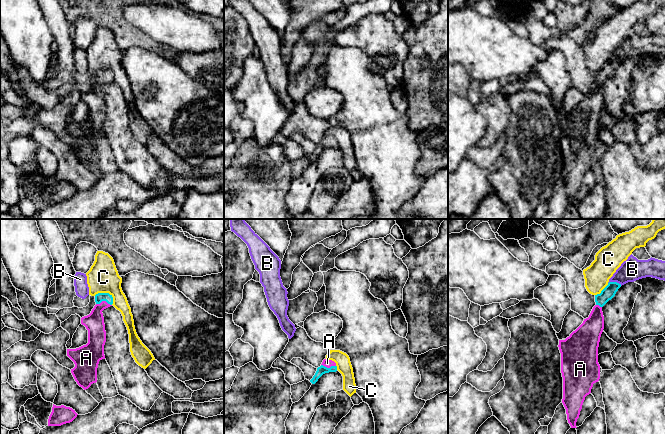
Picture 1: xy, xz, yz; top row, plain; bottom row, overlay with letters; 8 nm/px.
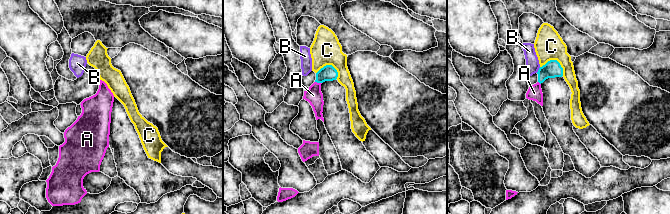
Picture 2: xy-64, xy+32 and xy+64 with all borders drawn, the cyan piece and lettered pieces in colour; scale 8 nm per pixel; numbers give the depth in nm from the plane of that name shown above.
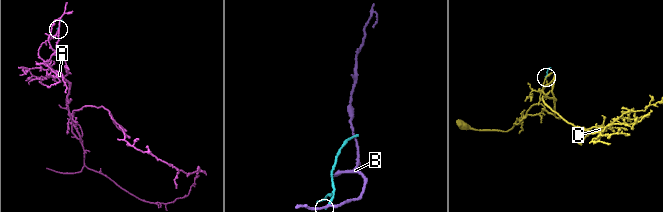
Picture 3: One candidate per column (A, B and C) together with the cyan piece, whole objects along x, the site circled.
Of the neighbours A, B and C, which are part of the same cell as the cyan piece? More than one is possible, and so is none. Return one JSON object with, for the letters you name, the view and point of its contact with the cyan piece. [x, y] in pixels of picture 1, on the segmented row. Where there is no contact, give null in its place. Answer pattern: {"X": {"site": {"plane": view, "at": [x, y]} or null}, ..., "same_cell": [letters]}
{"A": {"site": {"plane": "xy", "at": [104, 300]}}, "same_cell": ["A"]}

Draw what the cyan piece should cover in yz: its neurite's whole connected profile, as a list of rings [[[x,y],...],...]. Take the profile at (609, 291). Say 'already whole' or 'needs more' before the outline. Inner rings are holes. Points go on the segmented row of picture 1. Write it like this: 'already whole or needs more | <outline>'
needs more | [[[609,282],[600,294],[595,295],[596,305],[589,317],[569,337],[559,340],[563,377],[562,403],[571,428],[577,428],[576,422],[585,397],[600,379],[598,347],[604,329],[602,307],[615,296],[620,287],[621,284],[617,282]]]

